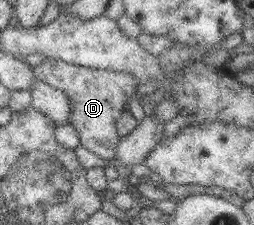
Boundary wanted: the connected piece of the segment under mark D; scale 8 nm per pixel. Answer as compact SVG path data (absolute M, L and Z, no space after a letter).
M49 57L31 69L35 79L61 91L67 97L70 106L68 123L78 132L80 146L103 160L115 158L119 140L116 120L128 108L130 98L135 96L137 79L126 72L87 68Z

